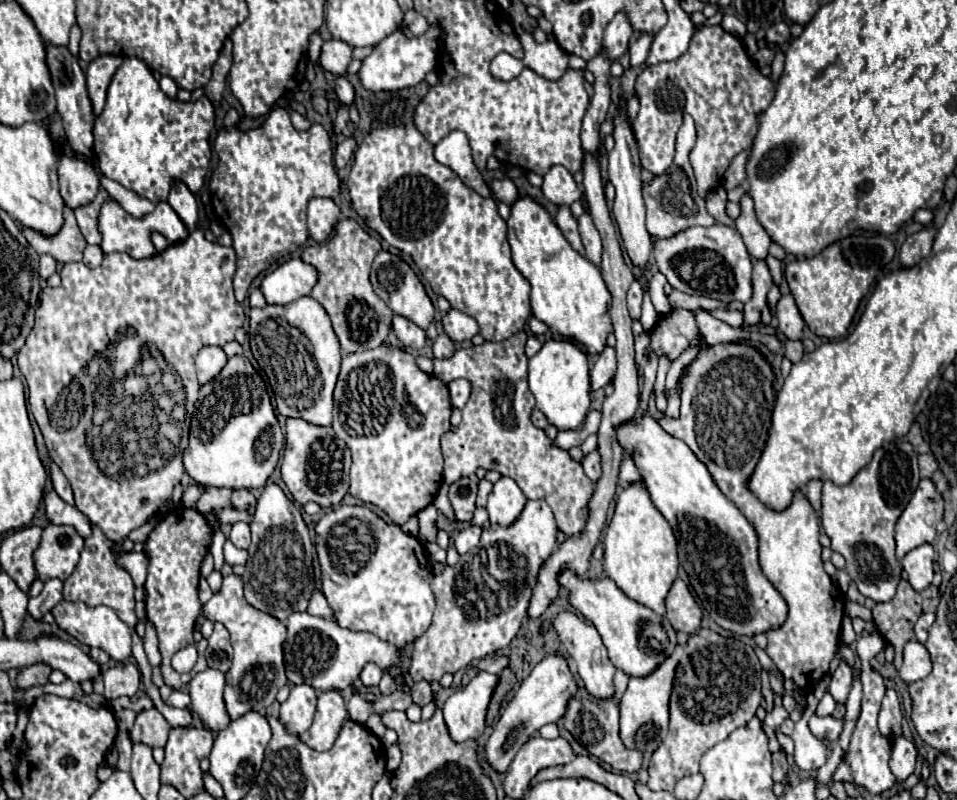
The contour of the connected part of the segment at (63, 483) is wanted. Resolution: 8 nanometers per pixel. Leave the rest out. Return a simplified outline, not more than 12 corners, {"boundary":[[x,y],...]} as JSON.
{"boundary":[[51,462],[51,480],[67,504],[73,504],[73,492],[65,474]]}

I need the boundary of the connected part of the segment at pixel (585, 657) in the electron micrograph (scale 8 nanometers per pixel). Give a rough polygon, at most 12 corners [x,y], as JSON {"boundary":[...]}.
{"boundary":[[563,610],[553,628],[583,686],[615,696],[615,666],[593,624]]}

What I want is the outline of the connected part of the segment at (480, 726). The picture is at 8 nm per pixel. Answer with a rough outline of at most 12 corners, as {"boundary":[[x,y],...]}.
{"boundary":[[479,672],[443,704],[455,742],[479,738],[499,676]]}

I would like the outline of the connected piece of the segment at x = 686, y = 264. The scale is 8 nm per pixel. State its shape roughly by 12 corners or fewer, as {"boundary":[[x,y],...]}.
{"boundary":[[715,222],[653,244],[669,284],[747,302],[753,264],[741,234]]}

